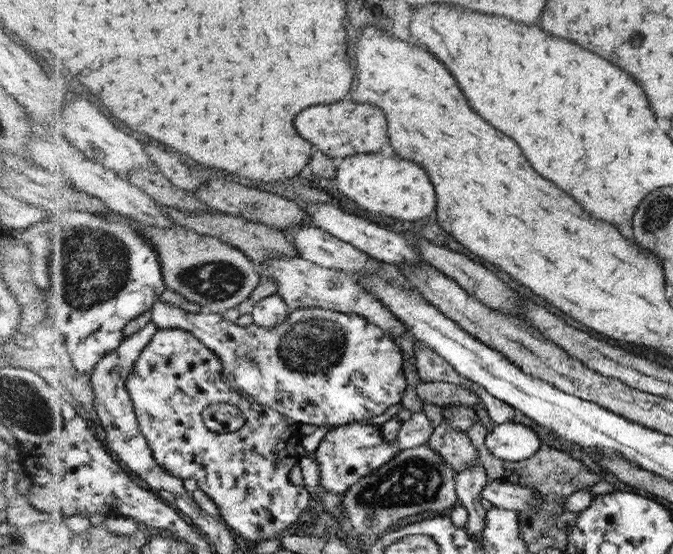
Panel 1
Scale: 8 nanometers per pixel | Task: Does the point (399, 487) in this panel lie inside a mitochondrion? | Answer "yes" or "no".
yes

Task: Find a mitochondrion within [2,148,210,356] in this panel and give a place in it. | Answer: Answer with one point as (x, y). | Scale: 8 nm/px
(84, 265)

